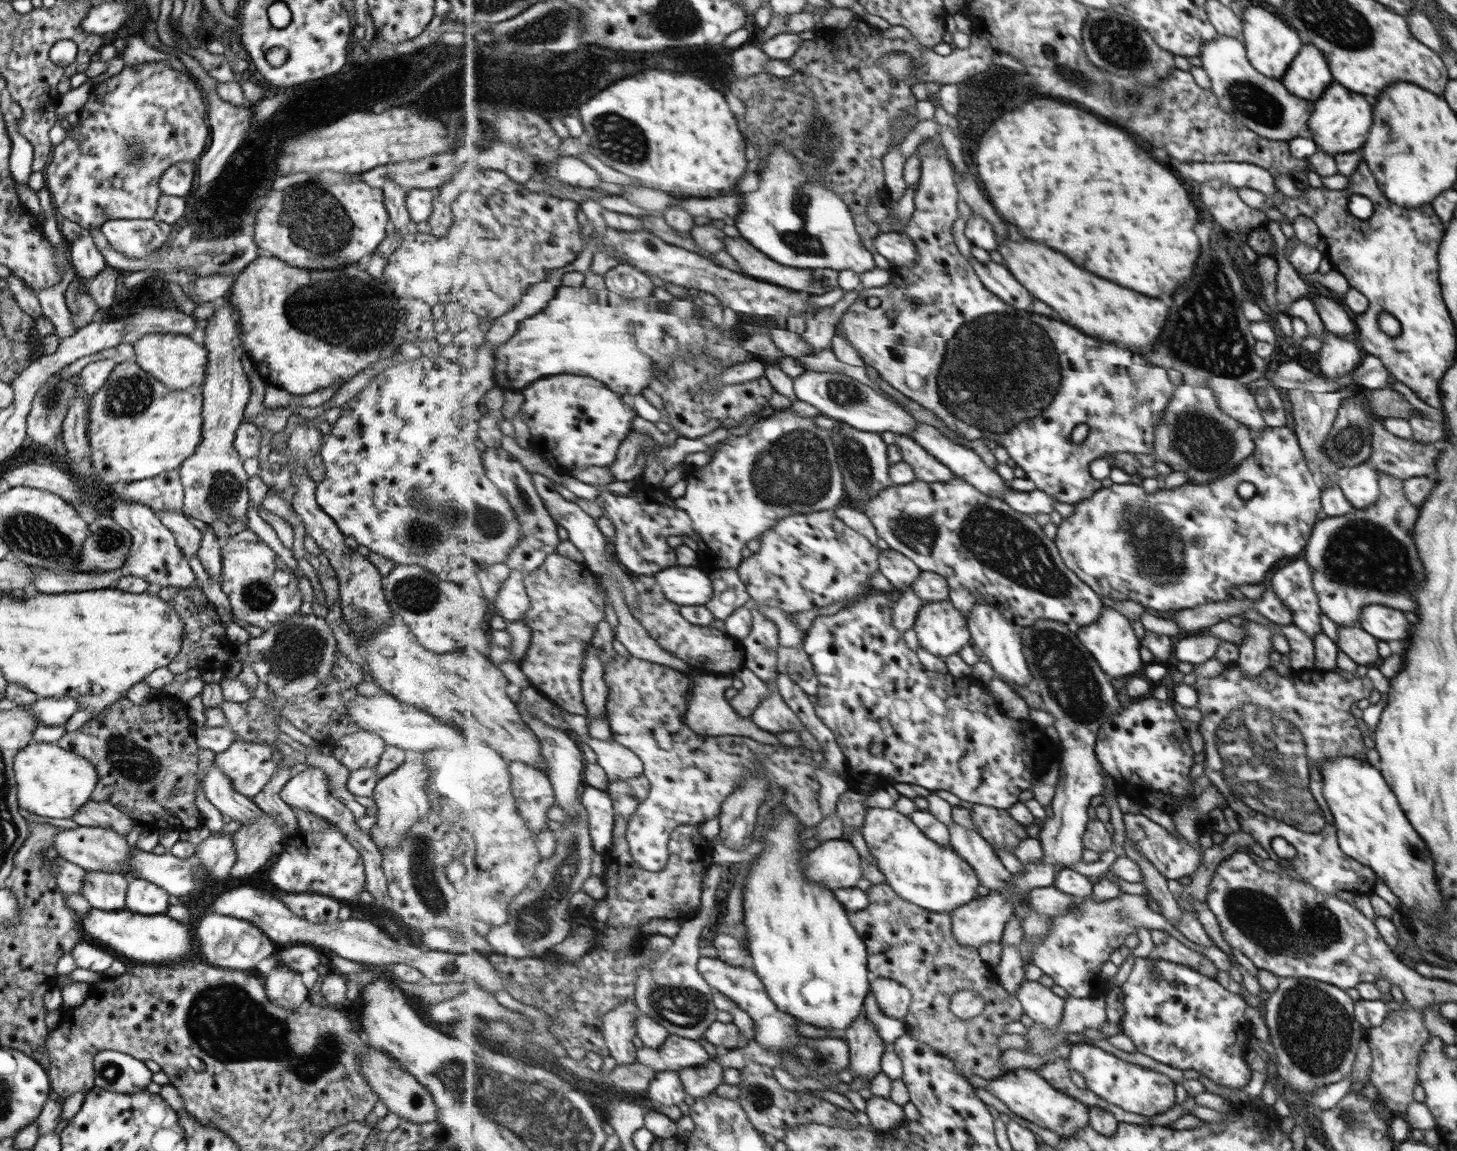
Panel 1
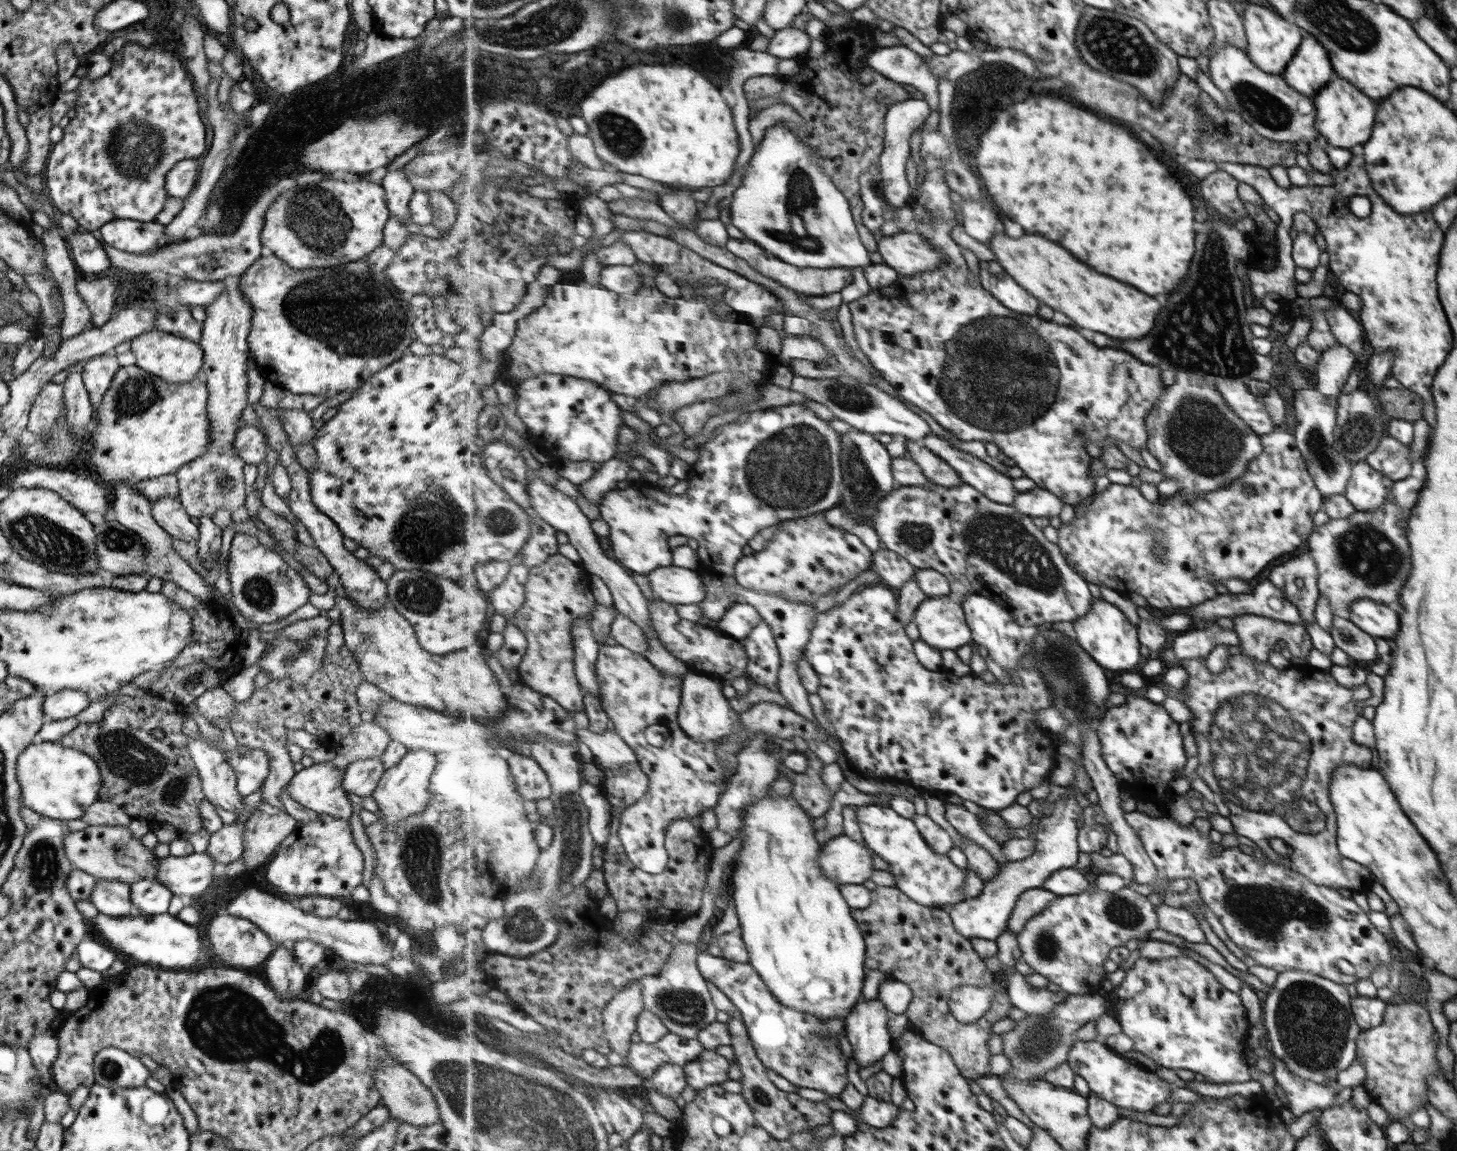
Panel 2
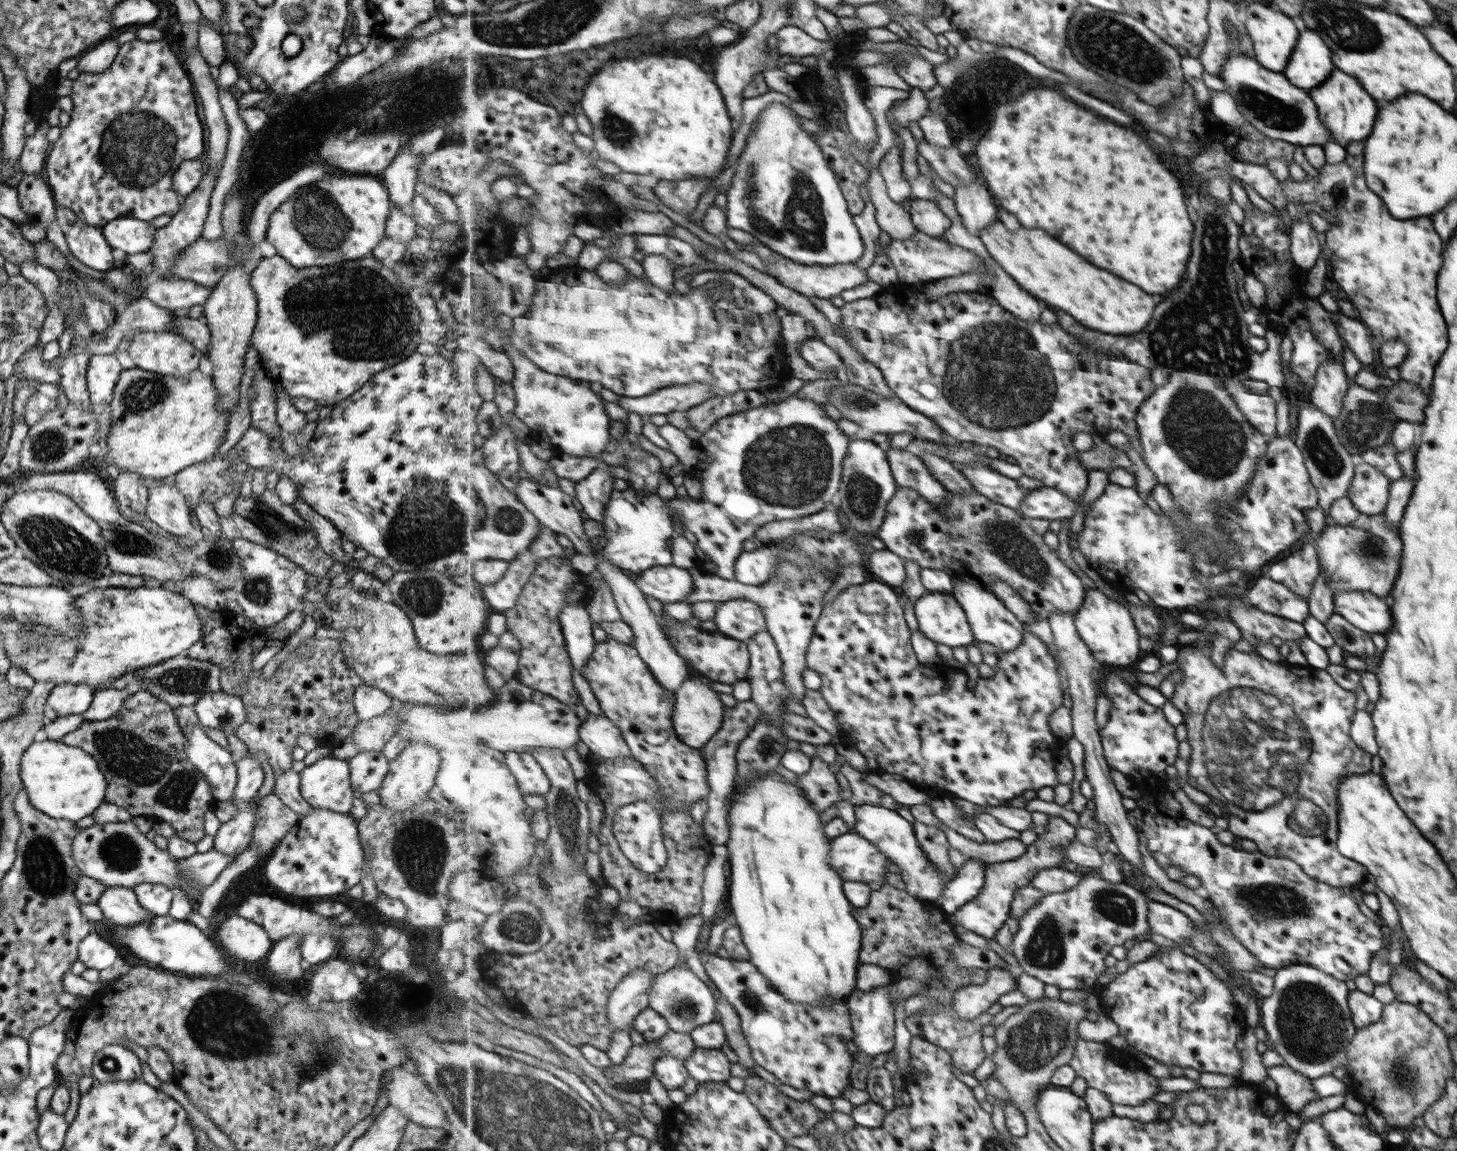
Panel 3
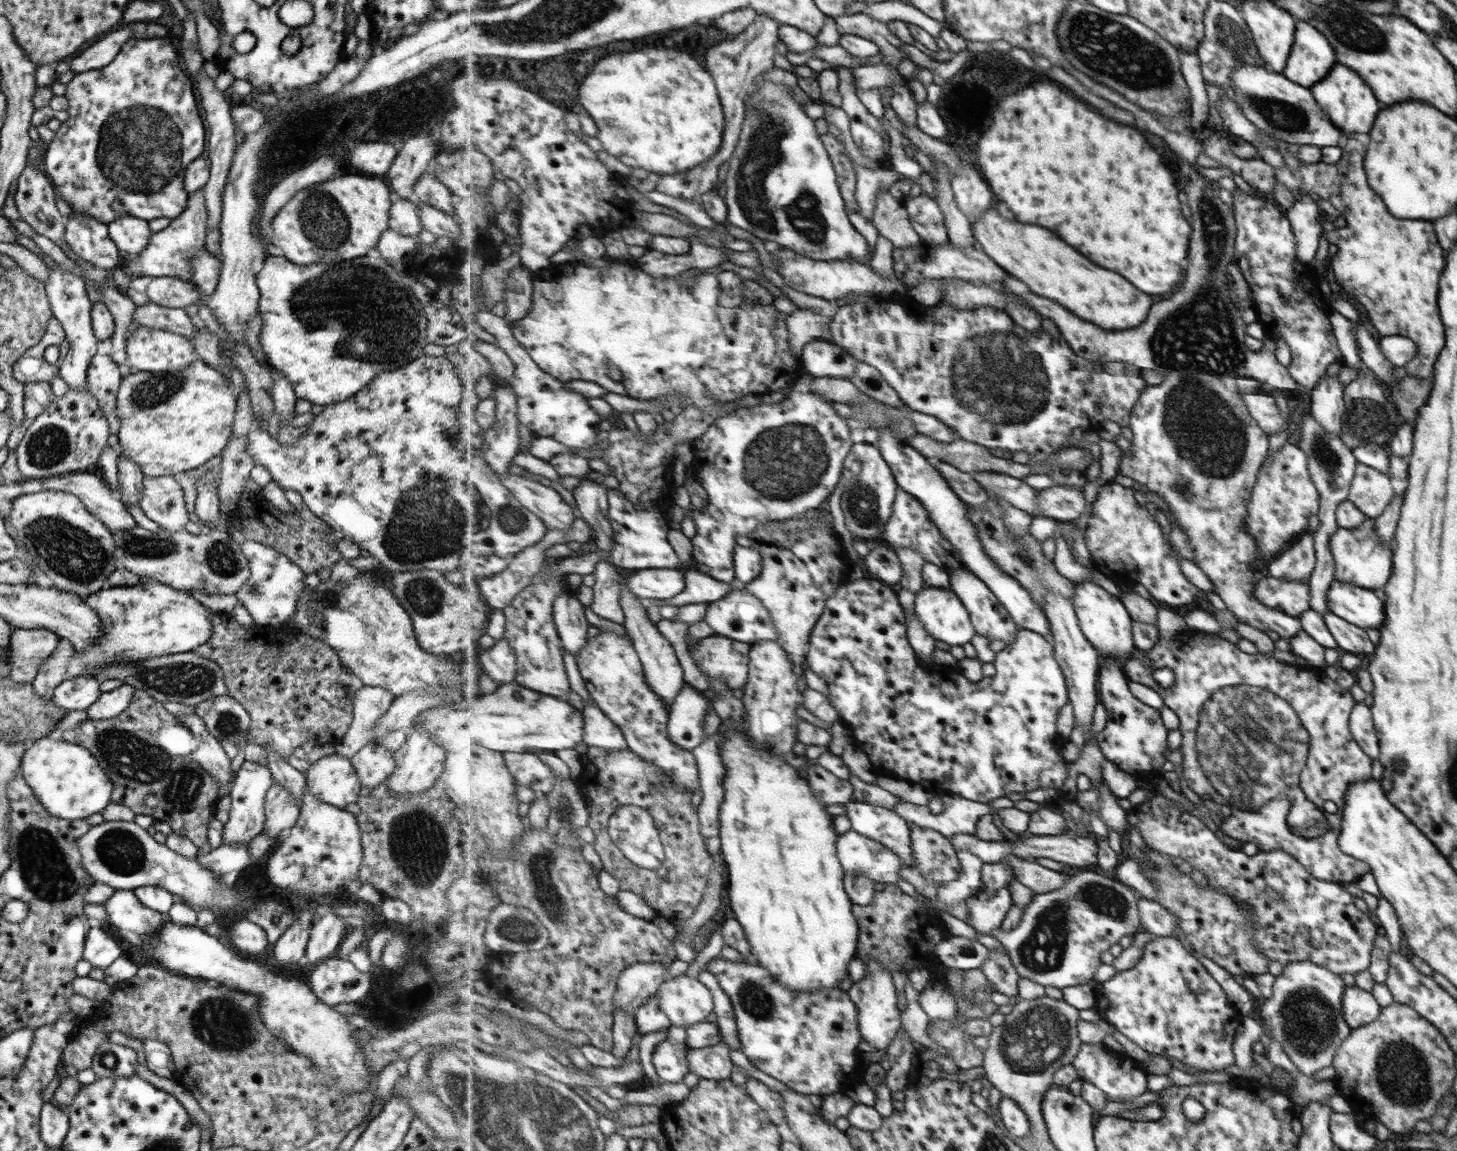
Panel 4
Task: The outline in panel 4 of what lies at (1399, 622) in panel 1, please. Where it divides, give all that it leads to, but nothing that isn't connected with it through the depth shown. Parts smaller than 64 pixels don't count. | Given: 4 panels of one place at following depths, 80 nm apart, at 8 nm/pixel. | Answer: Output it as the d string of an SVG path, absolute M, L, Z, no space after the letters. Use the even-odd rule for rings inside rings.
M1334 580L1326 594L1326 605L1335 616L1359 628L1379 628L1384 622L1384 602L1372 590Z

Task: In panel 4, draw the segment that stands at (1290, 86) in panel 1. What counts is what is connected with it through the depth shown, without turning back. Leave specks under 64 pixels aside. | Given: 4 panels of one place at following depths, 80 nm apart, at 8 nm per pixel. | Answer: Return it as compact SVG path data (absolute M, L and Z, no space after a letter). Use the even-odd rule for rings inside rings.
M1303 20L1297 21L1297 44L1292 45L1293 56L1288 56L1289 68L1285 68L1283 75L1295 84L1311 89L1312 84L1323 79L1333 66L1333 48L1323 34Z

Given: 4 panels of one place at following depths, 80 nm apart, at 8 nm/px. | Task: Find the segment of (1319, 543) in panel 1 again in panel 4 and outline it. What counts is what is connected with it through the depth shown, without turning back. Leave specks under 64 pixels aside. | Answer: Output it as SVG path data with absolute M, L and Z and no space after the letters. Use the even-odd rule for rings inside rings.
M1365 519L1353 528L1337 527L1328 542L1333 559L1332 578L1372 591L1381 588L1391 578L1393 544L1393 540L1385 542L1380 539L1374 528L1373 519Z

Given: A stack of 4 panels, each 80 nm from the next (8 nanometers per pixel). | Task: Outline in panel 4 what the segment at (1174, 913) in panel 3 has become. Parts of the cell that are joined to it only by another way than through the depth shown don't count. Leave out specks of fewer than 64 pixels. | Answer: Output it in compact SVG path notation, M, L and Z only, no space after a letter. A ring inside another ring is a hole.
M1144 899L1137 900L1140 928L1154 936L1175 936L1179 928L1178 918L1158 902Z

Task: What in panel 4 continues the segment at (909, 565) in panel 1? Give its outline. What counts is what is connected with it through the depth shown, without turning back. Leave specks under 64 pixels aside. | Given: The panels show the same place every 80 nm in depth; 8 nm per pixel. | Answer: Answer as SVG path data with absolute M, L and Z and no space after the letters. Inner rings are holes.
M883 542L869 551L863 558L863 565L867 571L884 583L897 584L904 575L904 568L897 550Z

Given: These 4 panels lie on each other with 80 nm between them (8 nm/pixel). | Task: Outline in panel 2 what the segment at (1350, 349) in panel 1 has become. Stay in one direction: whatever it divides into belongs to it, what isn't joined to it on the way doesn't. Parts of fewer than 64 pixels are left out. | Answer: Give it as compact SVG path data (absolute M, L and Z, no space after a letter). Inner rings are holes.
M1338 343L1322 350L1315 368L1315 390L1337 400L1349 370L1355 366L1355 360L1349 348Z

